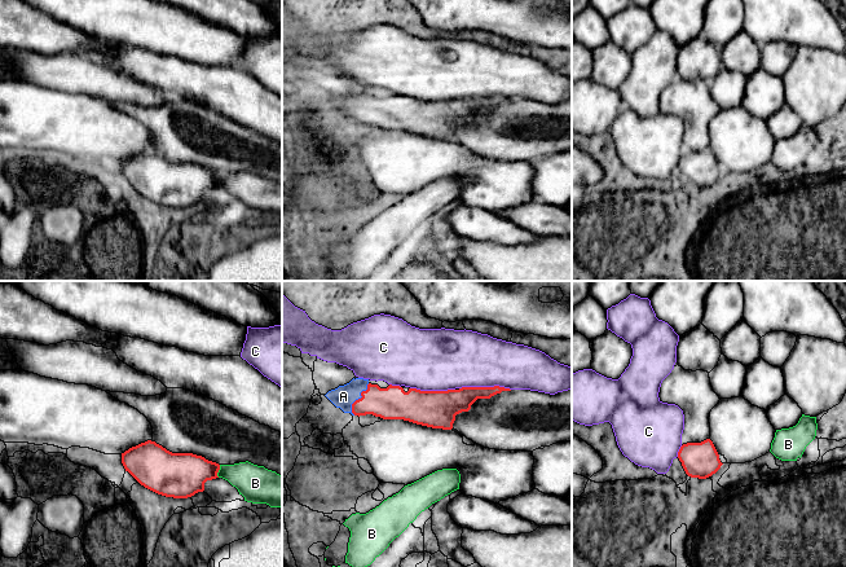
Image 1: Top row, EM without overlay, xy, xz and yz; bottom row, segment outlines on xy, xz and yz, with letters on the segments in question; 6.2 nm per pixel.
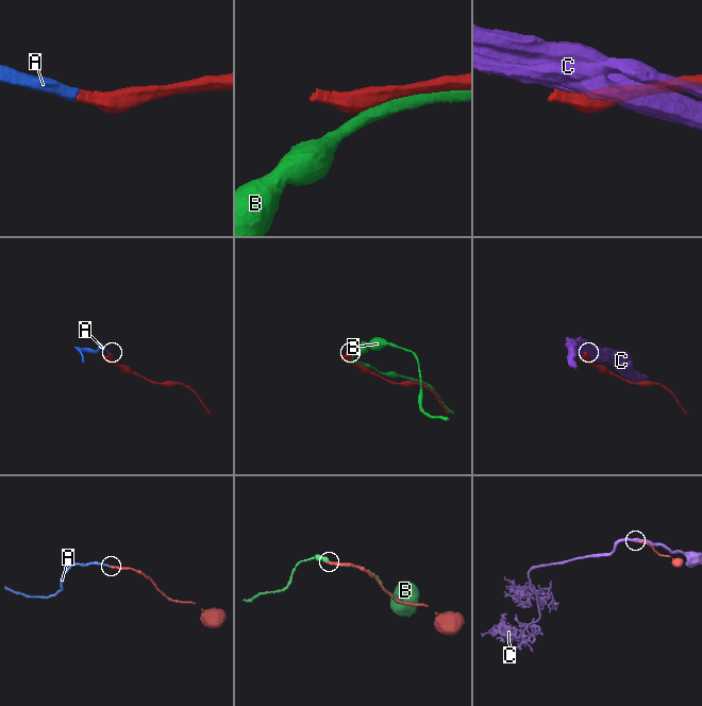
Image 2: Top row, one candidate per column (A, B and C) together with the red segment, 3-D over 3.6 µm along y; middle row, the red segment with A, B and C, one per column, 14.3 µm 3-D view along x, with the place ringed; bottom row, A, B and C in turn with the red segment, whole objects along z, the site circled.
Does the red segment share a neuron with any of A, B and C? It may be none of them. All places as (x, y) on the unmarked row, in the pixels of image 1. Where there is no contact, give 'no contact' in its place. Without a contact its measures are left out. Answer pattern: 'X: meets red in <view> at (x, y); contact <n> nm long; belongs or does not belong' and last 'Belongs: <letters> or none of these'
A: meets red in xz at (358, 109); contact 220 nm long; belongs
B: meets red in xy at (217, 181); contact 80 nm long; does not belong
C: meets red in xz at (485, 97); contact 320 nm long; does not belong
Belongs: A

